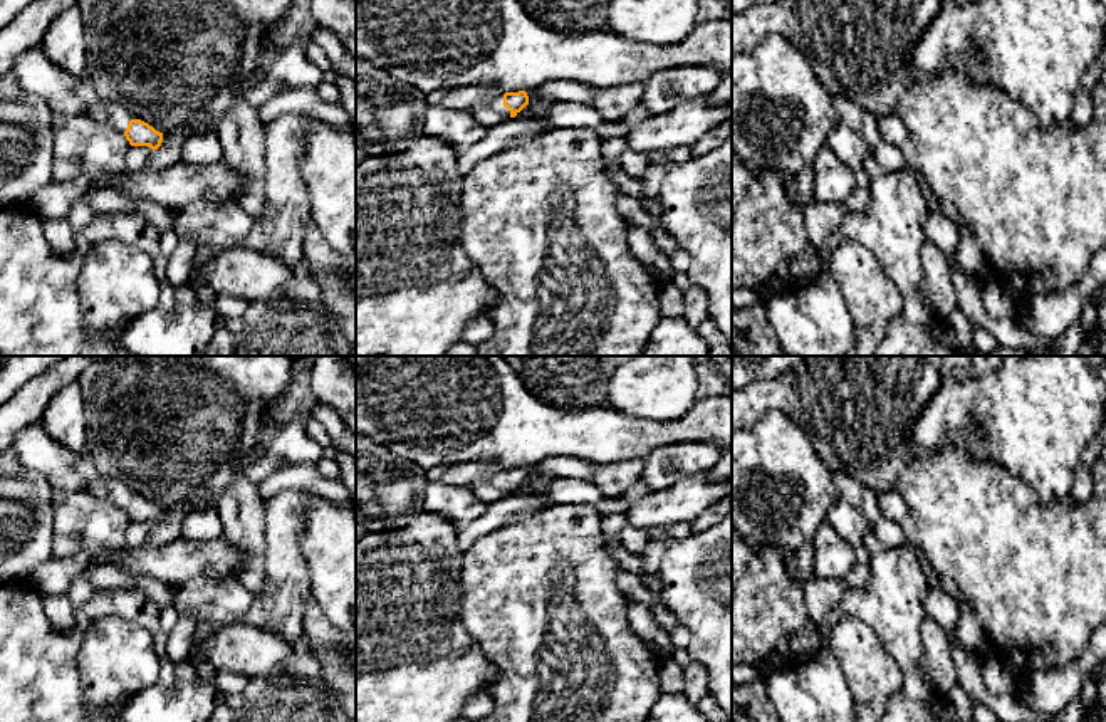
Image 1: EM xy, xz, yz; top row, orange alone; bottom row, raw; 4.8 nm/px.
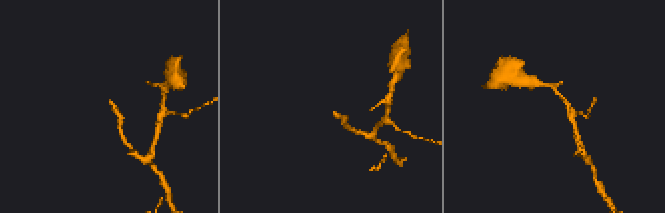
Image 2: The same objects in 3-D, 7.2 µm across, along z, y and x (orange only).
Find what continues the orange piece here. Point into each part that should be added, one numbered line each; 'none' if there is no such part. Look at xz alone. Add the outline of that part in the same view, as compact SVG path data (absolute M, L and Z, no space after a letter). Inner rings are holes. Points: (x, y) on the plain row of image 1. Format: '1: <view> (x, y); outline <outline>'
1: xz (492, 489); outline M503 470L492 473L485 480L478 482L472 492L487 505L510 495L510 487L503 482Z

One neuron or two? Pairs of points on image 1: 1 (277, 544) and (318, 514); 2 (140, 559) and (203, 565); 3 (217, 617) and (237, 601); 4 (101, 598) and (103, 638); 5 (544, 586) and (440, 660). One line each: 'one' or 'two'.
1: two
2: one
3: one
4: two
5: two

